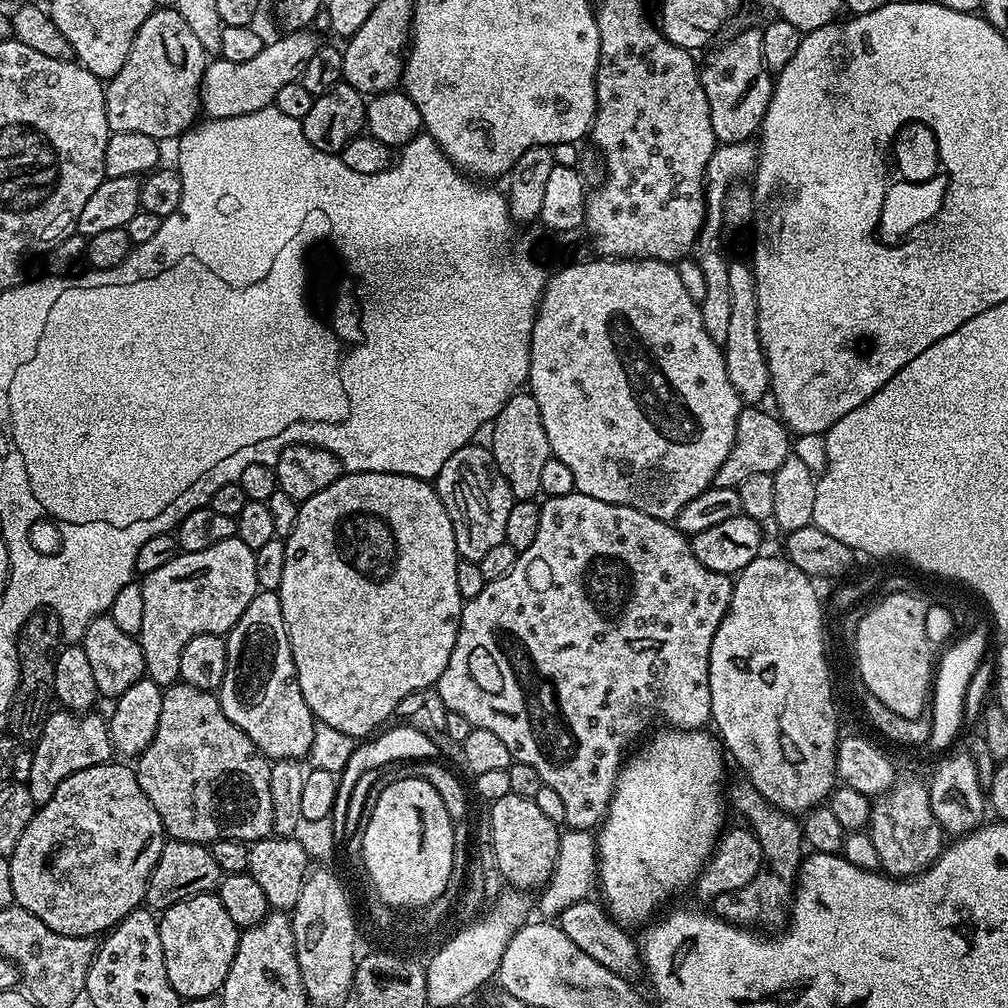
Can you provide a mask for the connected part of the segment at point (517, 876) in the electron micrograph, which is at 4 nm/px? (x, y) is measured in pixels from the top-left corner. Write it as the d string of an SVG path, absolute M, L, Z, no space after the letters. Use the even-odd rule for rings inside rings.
M509 794L506 798L491 801L492 813L488 816L487 827L491 831L490 854L496 859L496 868L509 880L507 882L513 889L531 890L539 889L547 884L550 874L554 870L554 862L558 858L558 842L561 829L542 810L538 810L535 800L527 800L521 796Z

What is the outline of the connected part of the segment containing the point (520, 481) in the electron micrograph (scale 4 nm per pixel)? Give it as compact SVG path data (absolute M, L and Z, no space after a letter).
M521 390L502 406L490 425L492 457L516 500L536 500L541 495L542 466L552 456L552 447L546 438L546 426L542 426L542 414L531 391Z

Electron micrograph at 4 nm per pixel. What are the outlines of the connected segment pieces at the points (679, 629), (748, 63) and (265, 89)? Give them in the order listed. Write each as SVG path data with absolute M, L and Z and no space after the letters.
M578 491L565 496L547 497L540 504L538 538L534 538L533 544L517 555L510 574L487 581L482 594L465 603L460 615L458 638L454 642L450 662L446 662L446 670L442 670L442 678L434 686L436 693L449 712L462 714L462 718L466 718L466 722L470 722L473 728L498 734L498 738L506 745L506 750L510 750L515 763L534 766L534 770L538 770L538 778L543 787L558 790L558 795L566 806L564 824L569 829L578 832L595 829L608 812L616 776L626 759L624 747L628 740L639 741L653 727L651 724L655 722L656 716L665 720L665 725L681 730L700 730L711 721L708 681L710 646L728 609L733 583L732 576L706 570L706 566L702 566L694 558L689 537L667 520L650 518L650 514L642 514L642 510L634 510L630 506L598 502L598 498L590 498Z
M759 27L748 28L745 32L738 33L733 40L726 41L721 48L715 48L707 53L708 61L705 64L703 61L700 68L702 90L706 90L706 102L710 102L710 126L714 126L714 134L721 145L751 141L759 133L760 123L764 121L764 115L770 106L774 83L773 73L762 62L762 31Z
M292 30L287 34L289 36L280 36L277 40L269 39L264 49L247 62L226 62L216 58L209 63L200 83L200 107L208 120L238 118L269 107L282 86L299 81L306 62L314 58L318 41L312 30Z

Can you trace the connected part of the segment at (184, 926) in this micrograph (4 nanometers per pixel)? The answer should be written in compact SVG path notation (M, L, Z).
M219 895L195 896L178 902L174 906L163 909L159 921L162 958L166 962L166 978L170 986L174 986L174 990L184 1000L217 995L223 989L226 974L230 974L230 962L234 962L241 933L241 929L237 928L236 923L231 920L230 914L226 914L226 906L222 906Z

